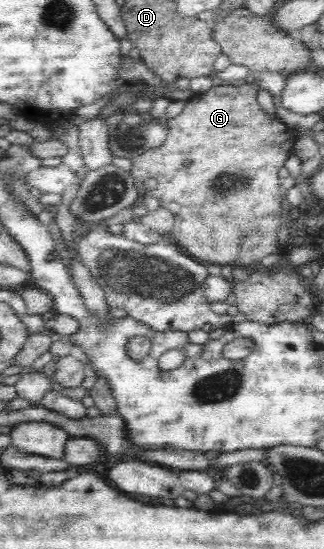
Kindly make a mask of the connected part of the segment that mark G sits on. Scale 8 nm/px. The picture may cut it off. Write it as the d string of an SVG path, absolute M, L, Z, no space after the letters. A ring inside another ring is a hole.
M244 82L236 85L212 85L205 93L202 93L201 97L186 101L182 112L168 120L168 137L161 147L149 149L149 151L141 153L141 155L136 156L132 160L132 167L129 172L135 180L137 189L141 189L141 195L143 195L143 197L155 197L155 199L158 199L159 205L163 206L167 211L170 211L175 217L173 227L167 234L169 241L174 243L179 248L179 251L182 251L186 256L191 256L194 260L202 264L215 264L219 266L230 265L233 268L243 267L248 269L255 264L259 265L261 259L266 255L276 253L277 246L280 244L277 239L277 229L279 229L281 225L282 200L282 192L279 186L279 171L281 171L281 167L284 166L285 161L290 155L291 148L295 147L297 135L295 135L290 126L285 124L278 117L269 116L269 114L261 110L257 102L257 92L259 89L260 87L255 83L247 84ZM151 177L157 181L157 185L155 185L153 189L143 187L145 181L151 179Z

